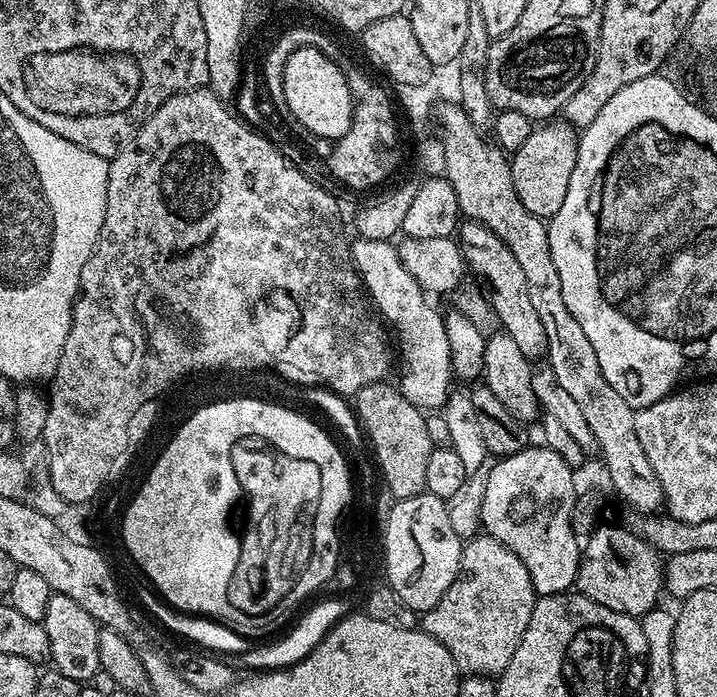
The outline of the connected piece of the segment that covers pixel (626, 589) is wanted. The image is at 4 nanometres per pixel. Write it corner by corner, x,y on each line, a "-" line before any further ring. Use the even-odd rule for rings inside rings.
601,523
582,544
580,569
576,575
575,591
586,598
637,618
646,615
661,603
664,587
665,561
642,538
638,538
627,526

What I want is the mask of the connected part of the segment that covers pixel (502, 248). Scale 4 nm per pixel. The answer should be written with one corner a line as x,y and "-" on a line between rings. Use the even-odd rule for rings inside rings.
465,219
458,228
458,240
463,249
465,263
480,276
482,286
480,293
487,302
491,313
497,316
501,329
521,348
522,354
528,360
537,361
547,355
548,339
542,322
535,307
531,304
531,297
527,292
527,281
522,266
515,260
510,248
485,224
477,220

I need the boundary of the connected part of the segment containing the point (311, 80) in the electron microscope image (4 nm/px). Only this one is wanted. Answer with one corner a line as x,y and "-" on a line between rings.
318,49
315,52
296,52
288,60
288,101
291,112
296,112
294,121
297,125
321,136
327,142
335,142
350,130
352,121
352,91
344,72
326,54

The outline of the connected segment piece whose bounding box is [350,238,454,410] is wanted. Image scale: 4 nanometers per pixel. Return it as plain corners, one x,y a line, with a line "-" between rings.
356,238
351,241
350,247
352,249
352,260
356,264
356,271
360,274
367,295
377,313
390,326
392,324
398,334
401,358
400,380
398,379
400,391
412,405
421,410
436,410
443,407
453,391
452,379
454,379
450,342
446,336
443,315
439,311
436,313
436,308
428,301
431,299
426,295
424,289
410,274
410,270
406,270
406,266
402,266
400,253
395,243
386,240
370,241

